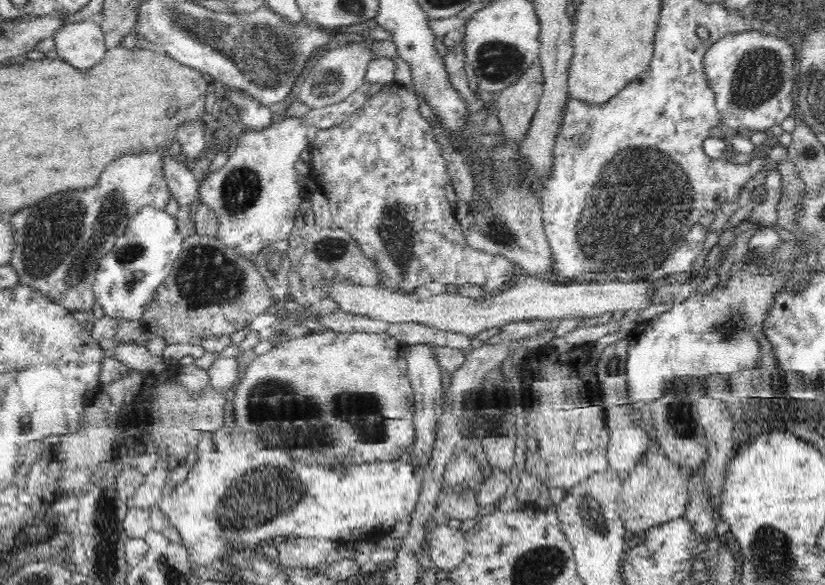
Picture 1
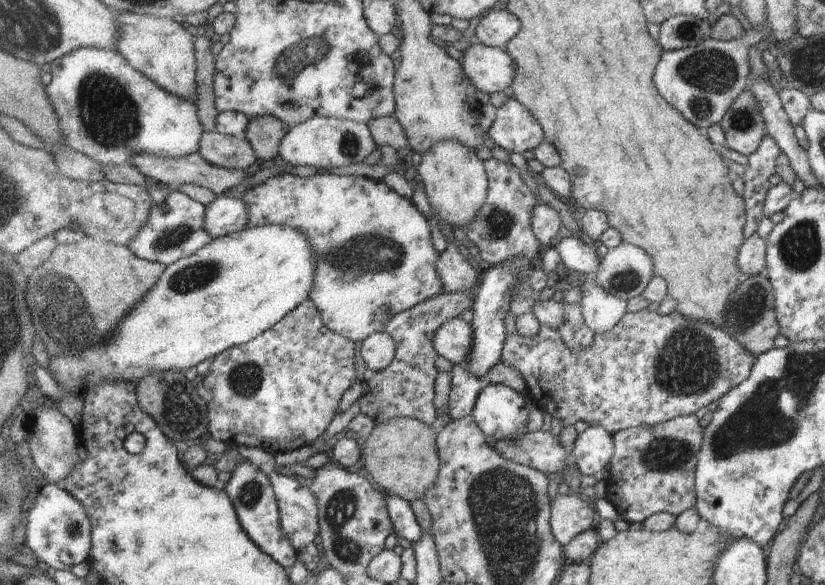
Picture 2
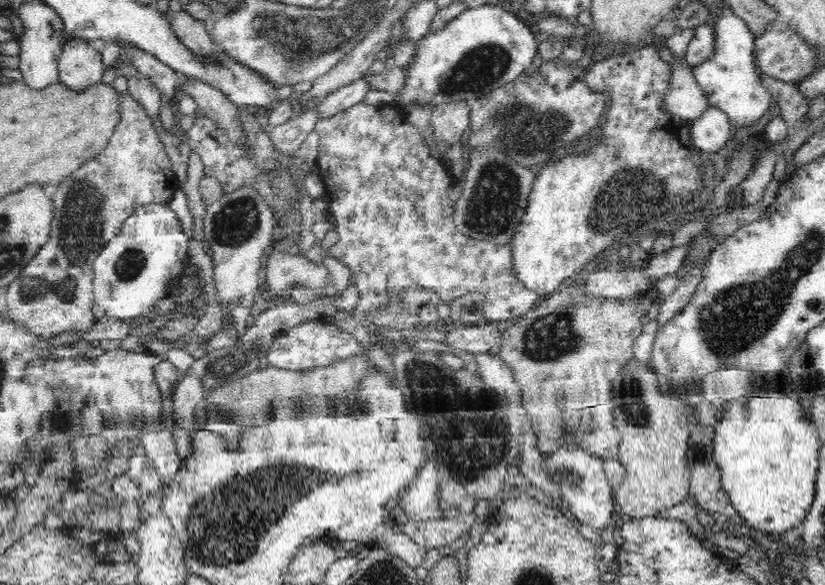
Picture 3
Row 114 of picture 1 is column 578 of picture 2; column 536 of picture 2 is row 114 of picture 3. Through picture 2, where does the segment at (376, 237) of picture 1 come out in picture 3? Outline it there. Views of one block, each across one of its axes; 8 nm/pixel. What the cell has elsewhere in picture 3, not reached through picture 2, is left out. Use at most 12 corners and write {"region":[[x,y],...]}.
{"region":[[395,101],[318,121],[317,172],[352,312],[389,290],[485,323],[540,303],[511,246],[453,219],[455,179]]}

